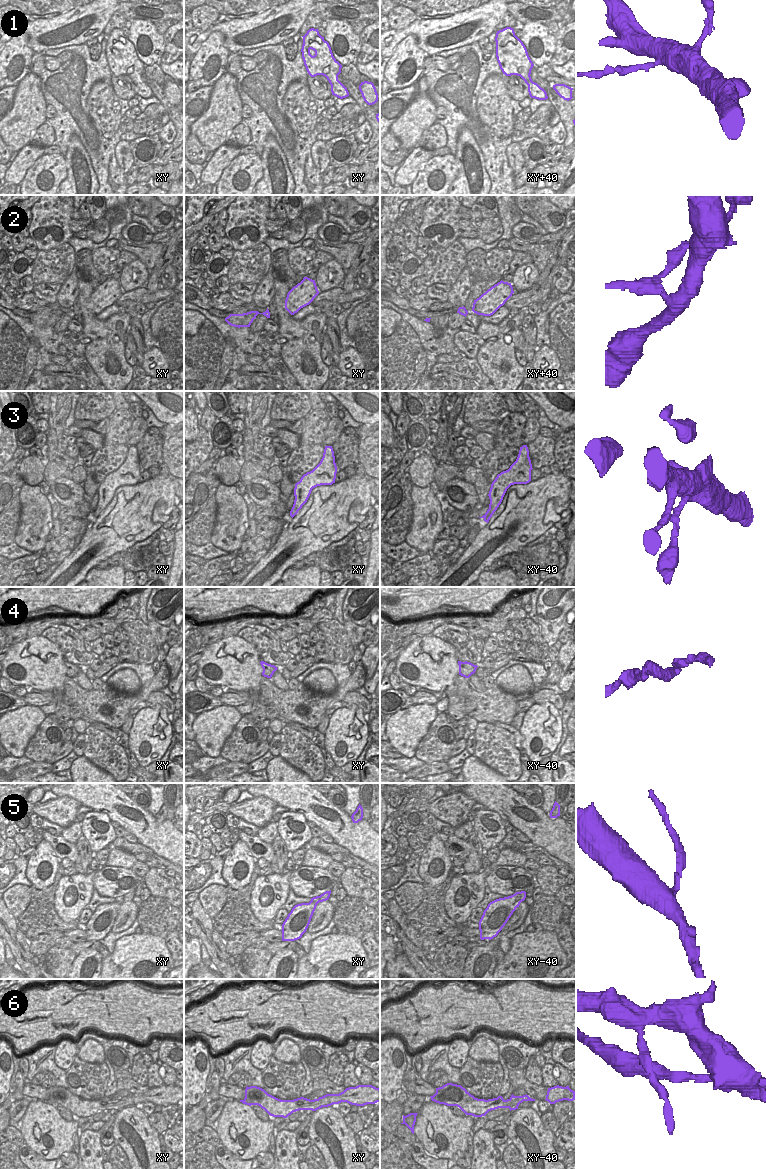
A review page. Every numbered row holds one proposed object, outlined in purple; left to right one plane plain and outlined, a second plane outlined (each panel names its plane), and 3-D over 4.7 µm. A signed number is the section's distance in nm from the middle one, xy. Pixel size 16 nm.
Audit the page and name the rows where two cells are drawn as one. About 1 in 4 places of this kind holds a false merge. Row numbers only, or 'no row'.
2, 5

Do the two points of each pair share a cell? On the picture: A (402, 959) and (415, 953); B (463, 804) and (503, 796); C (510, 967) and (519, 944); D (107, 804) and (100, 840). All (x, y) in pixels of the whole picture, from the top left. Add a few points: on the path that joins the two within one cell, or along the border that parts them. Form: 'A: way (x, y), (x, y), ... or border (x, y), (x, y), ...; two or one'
A: border (404, 952), (414, 968); two
B: border (463, 793), (476, 802); two
C: way (512, 961), (519, 954), (519, 950); one
D: border (93, 810), (104, 812), (111, 820); two

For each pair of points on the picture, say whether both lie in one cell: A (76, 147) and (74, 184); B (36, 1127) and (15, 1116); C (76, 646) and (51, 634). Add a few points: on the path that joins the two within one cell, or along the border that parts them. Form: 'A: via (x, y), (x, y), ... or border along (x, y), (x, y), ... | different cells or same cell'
A: via (71, 156), (71, 167), (74, 175) | same cell
B: border along (33, 1099), (21, 1119), (20, 1131) | different cells
C: via (70, 641), (65, 636), (57, 634) | same cell

